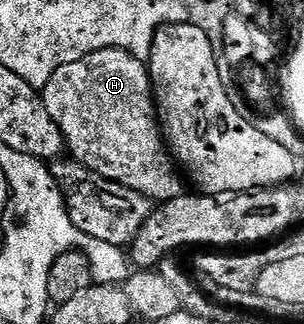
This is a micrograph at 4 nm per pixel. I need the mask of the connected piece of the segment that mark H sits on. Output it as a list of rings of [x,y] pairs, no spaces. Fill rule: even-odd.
[[[105,48],[81,60],[73,60],[73,64],[57,68],[49,84],[42,87],[41,93],[49,116],[53,116],[57,128],[61,128],[66,153],[74,161],[105,176],[105,180],[113,180],[117,184],[125,184],[125,188],[133,188],[133,192],[141,192],[141,196],[151,199],[155,204],[180,198],[184,194],[184,179],[167,148],[157,117],[155,95],[151,88],[151,72],[144,59],[117,48]]]

